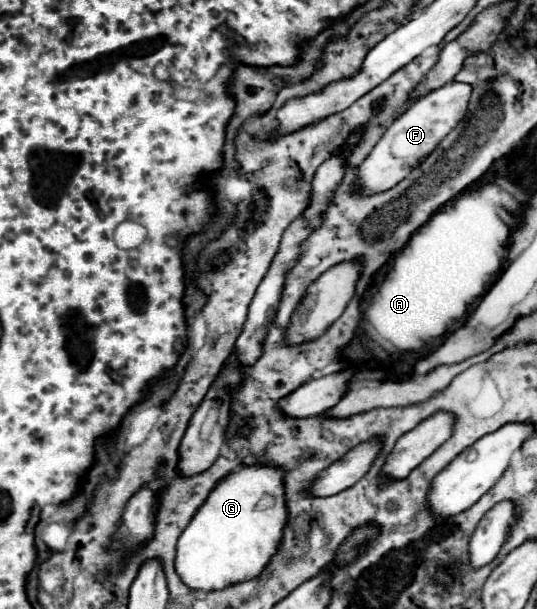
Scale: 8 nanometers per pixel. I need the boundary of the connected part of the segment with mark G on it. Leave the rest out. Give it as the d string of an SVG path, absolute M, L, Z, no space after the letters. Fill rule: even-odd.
M241 465L213 487L177 541L175 569L189 589L221 591L261 575L285 531L285 471Z

